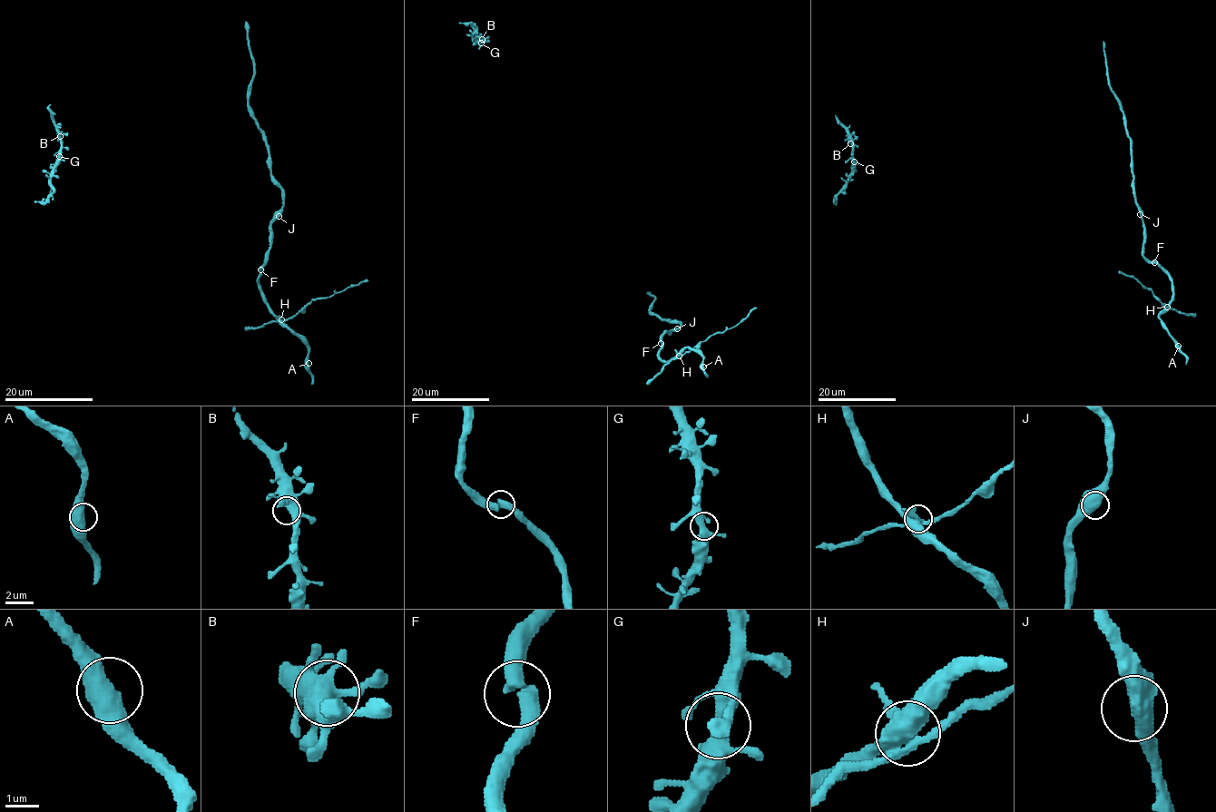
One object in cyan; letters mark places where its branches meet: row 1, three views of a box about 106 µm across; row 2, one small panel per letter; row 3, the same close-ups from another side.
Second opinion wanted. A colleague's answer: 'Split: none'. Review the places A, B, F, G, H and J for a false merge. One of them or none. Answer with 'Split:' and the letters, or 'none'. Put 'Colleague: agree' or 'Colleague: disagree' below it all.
Split: H
Colleague: disagree

